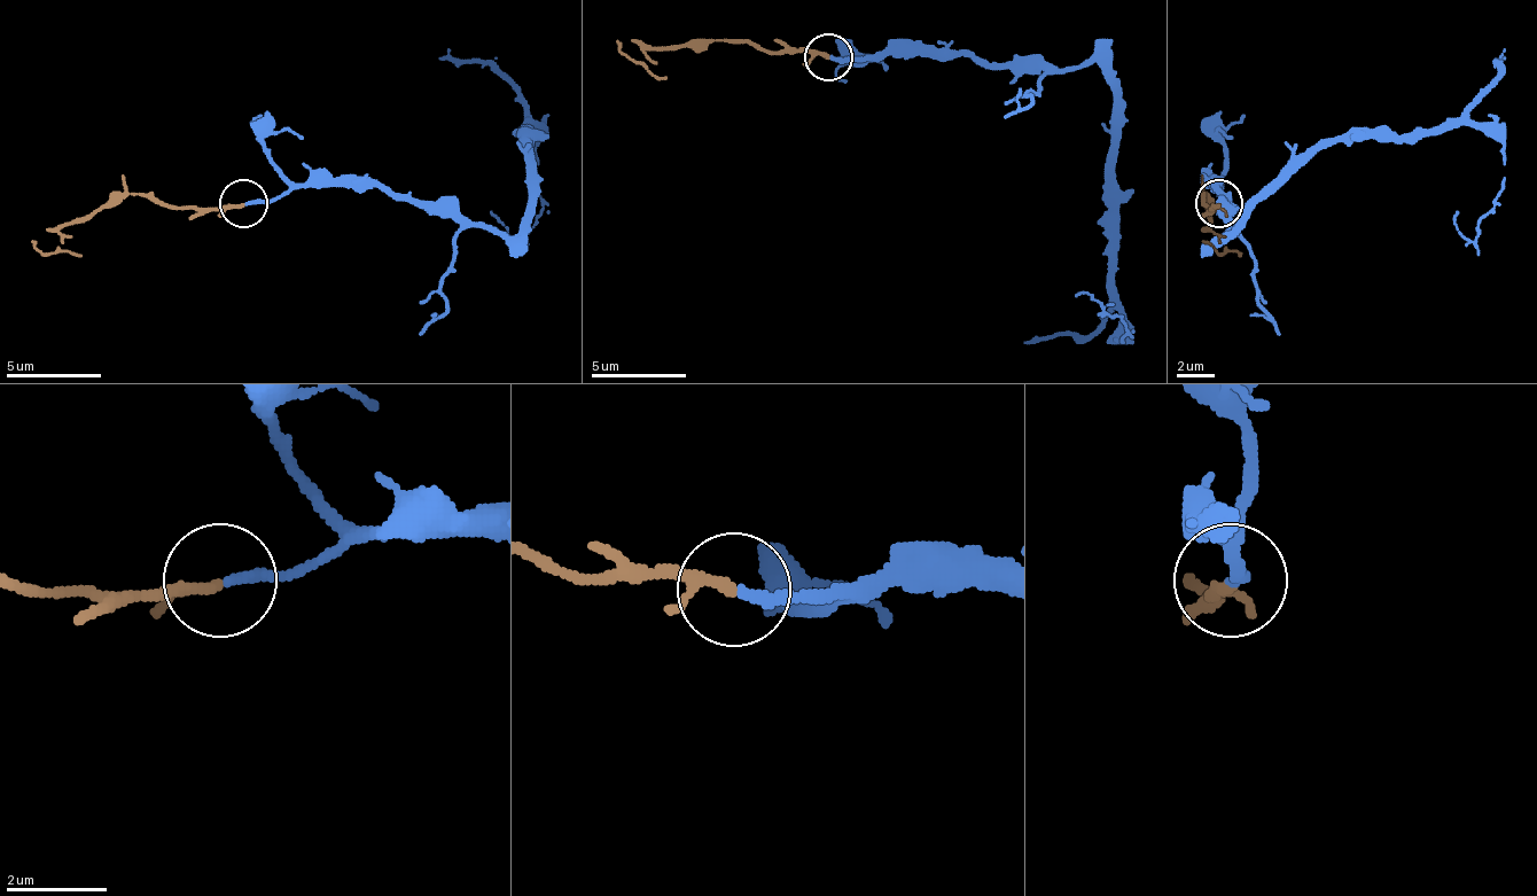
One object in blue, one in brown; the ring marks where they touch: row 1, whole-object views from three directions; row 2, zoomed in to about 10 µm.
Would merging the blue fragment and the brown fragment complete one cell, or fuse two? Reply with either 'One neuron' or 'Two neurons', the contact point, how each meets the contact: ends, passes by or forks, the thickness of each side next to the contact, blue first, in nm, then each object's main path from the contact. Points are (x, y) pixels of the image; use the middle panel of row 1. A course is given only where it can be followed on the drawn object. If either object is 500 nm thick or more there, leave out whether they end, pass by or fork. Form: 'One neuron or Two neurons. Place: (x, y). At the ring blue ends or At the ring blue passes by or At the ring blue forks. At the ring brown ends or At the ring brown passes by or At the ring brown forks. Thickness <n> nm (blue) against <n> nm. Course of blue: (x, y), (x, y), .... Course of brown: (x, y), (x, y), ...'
One neuron. Place: (828, 56). At the ring blue ends. At the ring brown passes by. Thickness 240 nm (blue) against 160 nm. Course of blue: (832, 55), (1099, 65), (1113, 88), (1113, 298), (1122, 341), (1126, 327), (1075, 294). Course of brown: (827, 55), (756, 51), (746, 41), (699, 41), (650, 46), (637, 60), (617, 41)

